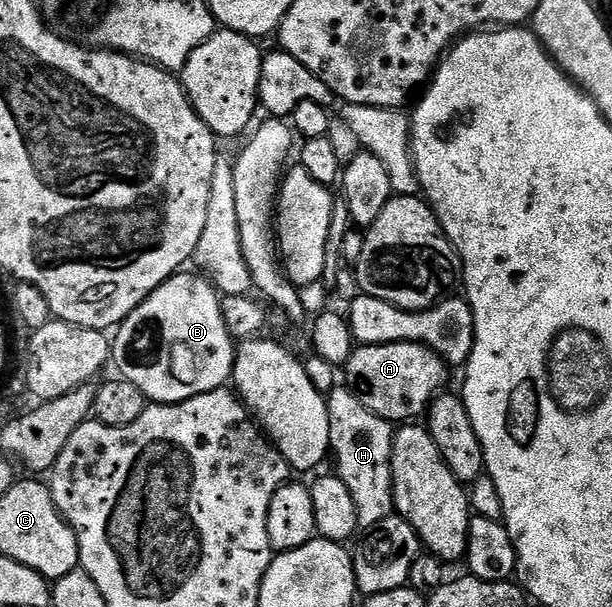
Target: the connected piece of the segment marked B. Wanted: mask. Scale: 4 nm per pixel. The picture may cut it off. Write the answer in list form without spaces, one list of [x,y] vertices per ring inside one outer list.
[[[178,273],[172,275],[163,285],[159,285],[144,301],[130,313],[125,320],[116,328],[115,334],[111,339],[111,363],[117,366],[116,374],[122,379],[131,381],[131,385],[139,385],[139,389],[143,389],[146,400],[153,403],[182,403],[191,397],[199,397],[203,393],[211,393],[212,391],[220,391],[230,382],[233,373],[233,361],[235,358],[235,340],[230,335],[225,318],[223,317],[223,309],[221,308],[222,296],[216,287],[209,282],[208,279],[200,274],[185,275],[186,273]]]

